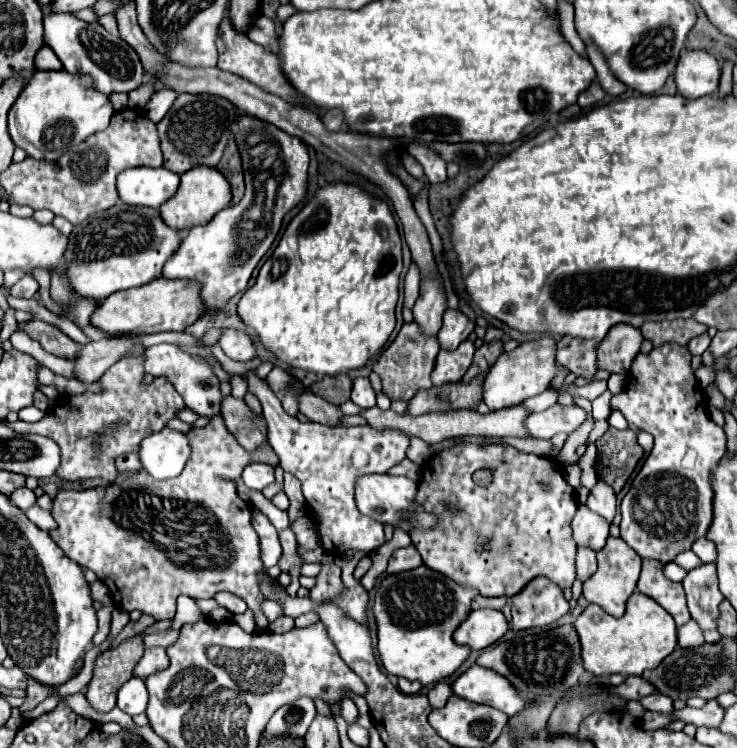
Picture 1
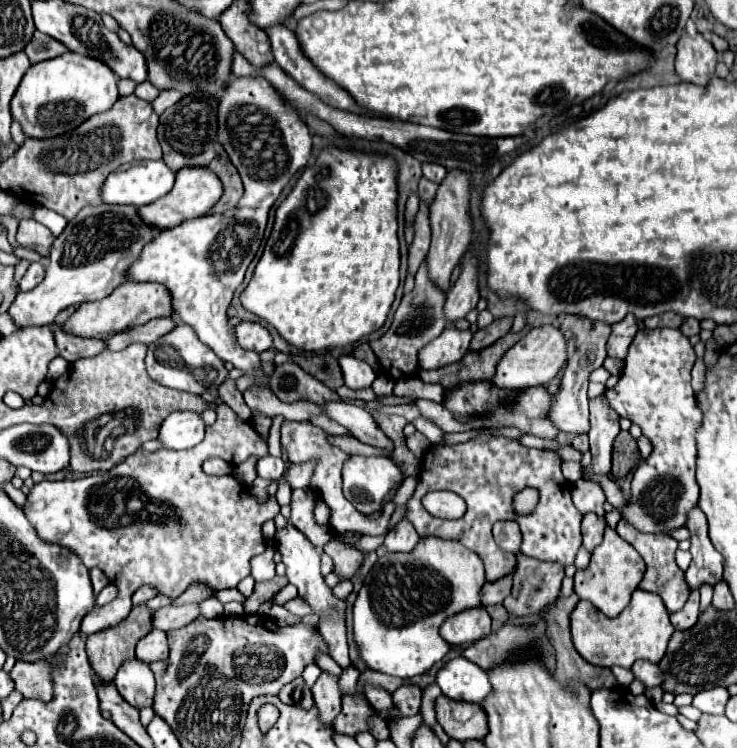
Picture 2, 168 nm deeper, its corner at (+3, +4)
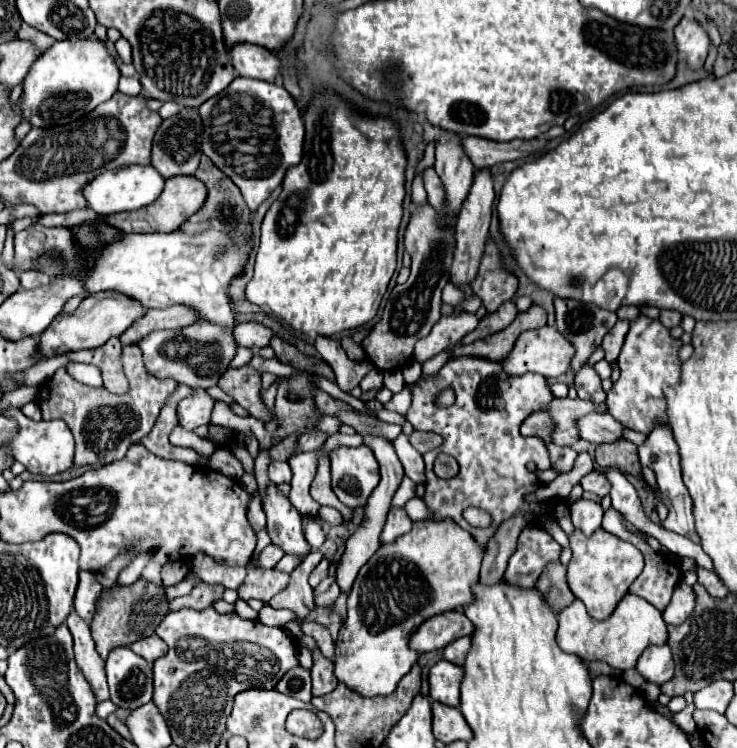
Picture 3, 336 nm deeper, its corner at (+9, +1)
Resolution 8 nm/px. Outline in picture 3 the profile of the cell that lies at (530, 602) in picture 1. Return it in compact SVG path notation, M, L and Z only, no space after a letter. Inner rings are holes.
M525 527L517 551L509 559L503 581L521 589L533 589L551 561L559 561L561 545L539 527Z

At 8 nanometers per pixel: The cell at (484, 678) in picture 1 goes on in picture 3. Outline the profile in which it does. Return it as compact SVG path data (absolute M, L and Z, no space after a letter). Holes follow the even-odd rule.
M439 661L437 665L431 667L429 671L429 687L431 687L431 697L443 705L449 707L459 707L459 687L463 681L463 667L449 663L449 661Z

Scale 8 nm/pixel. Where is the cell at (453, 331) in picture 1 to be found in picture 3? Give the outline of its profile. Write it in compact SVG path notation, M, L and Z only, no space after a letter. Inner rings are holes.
M479 171L475 175L475 181L471 185L471 191L461 207L461 213L457 217L457 225L455 225L455 239L457 239L457 247L455 247L455 257L451 263L451 283L455 287L459 285L471 285L471 281L477 277L479 271L479 263L483 257L483 249L487 245L487 233L489 233L489 221L491 221L491 207L493 207L493 181L489 171Z

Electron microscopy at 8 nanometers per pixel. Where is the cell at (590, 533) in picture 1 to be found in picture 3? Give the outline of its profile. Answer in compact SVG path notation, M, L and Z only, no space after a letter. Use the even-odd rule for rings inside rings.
M597 469L581 479L581 487L583 487L583 491L591 491L591 493L595 493L599 497L605 497L609 493L609 489L611 489L607 479Z

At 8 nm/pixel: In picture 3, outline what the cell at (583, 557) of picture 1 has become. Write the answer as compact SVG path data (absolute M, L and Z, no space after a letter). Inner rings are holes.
M579 499L579 501L575 501L571 505L571 519L573 519L573 525L577 529L581 529L589 537L601 527L603 509L601 509L599 503L593 503L593 501L587 501L587 499Z

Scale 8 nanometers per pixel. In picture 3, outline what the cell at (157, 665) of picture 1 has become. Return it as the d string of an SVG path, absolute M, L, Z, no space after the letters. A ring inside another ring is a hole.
M157 635L139 639L139 641L131 643L129 649L135 651L137 655L141 655L141 657L147 659L147 661L155 661L155 659L159 659L159 657L163 657L163 655L167 653L167 645L165 645L163 639L159 639Z

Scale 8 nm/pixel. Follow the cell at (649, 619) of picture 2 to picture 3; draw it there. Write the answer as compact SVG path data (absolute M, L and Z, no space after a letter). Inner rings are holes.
M627 593L613 615L605 621L595 621L587 611L585 605L575 599L565 611L559 613L559 629L557 629L557 643L565 653L577 655L581 661L605 661L613 669L627 671L633 669L639 655L649 645L663 645L667 643L667 625L661 617L661 611L655 609L649 601L643 601L637 595Z

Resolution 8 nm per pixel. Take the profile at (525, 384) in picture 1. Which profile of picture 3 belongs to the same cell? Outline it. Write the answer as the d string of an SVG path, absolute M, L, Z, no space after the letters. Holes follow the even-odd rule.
M545 325L545 327L533 329L533 331L521 333L519 339L515 341L515 347L501 361L501 365L503 365L503 371L509 377L525 375L525 373L539 373L539 375L543 375L547 379L553 379L553 377L563 375L569 369L571 355L575 355L575 349L571 347L571 343L567 339L563 339L563 335L559 335L559 331L555 327Z

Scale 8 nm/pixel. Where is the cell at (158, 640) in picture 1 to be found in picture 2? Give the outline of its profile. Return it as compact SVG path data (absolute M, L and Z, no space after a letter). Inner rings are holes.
M197 602L181 604L181 606L175 606L175 604L165 606L153 614L153 628L159 628L163 632L177 630L177 628L183 628L185 624L189 624L197 616L199 616L199 604Z

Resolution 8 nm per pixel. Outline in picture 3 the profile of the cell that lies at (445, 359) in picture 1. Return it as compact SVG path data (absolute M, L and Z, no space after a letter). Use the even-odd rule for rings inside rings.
M453 313L449 317L441 317L439 323L431 329L425 339L415 343L413 359L417 363L425 363L427 359L435 357L437 353L455 347L467 333L471 333L479 325L477 317L471 313Z

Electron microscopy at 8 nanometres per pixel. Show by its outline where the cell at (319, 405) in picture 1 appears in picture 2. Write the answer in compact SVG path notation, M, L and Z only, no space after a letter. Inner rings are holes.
M327 402L327 404L323 404L323 410L329 418L333 418L341 426L345 426L363 444L381 448L389 456L393 456L393 440L389 440L385 436L385 432L375 424L373 416L365 408L359 408L353 404L343 404L343 402Z

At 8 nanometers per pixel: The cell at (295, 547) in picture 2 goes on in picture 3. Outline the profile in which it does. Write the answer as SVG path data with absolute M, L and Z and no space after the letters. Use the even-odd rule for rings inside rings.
M273 483L269 485L263 511L267 515L267 533L271 543L281 547L285 555L295 555L299 559L307 557L311 547L303 537L301 513L275 489Z

